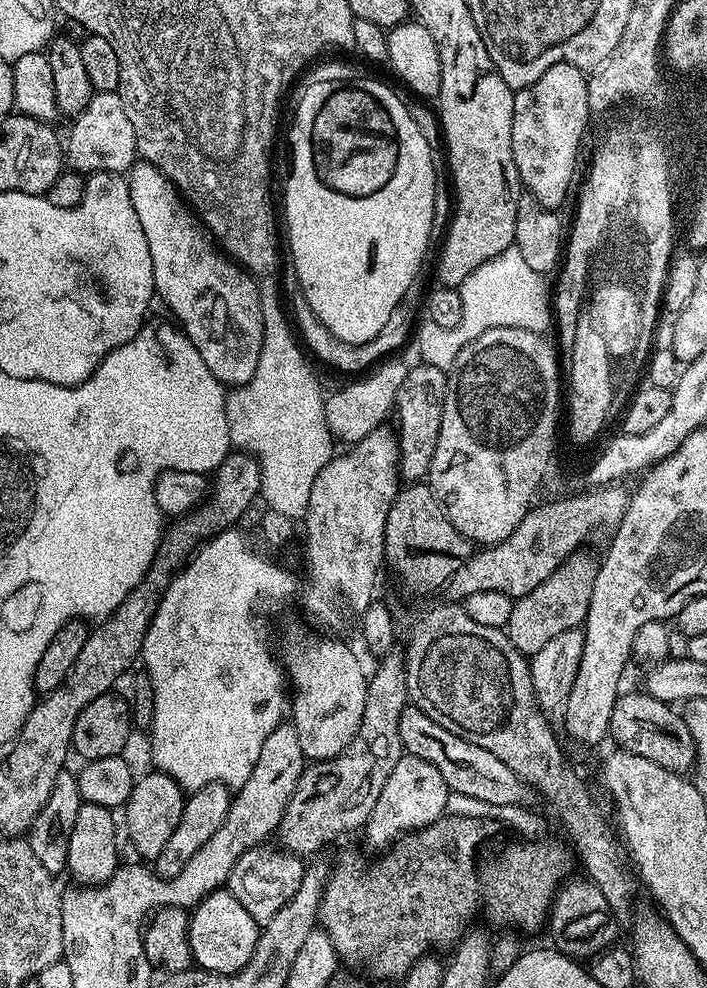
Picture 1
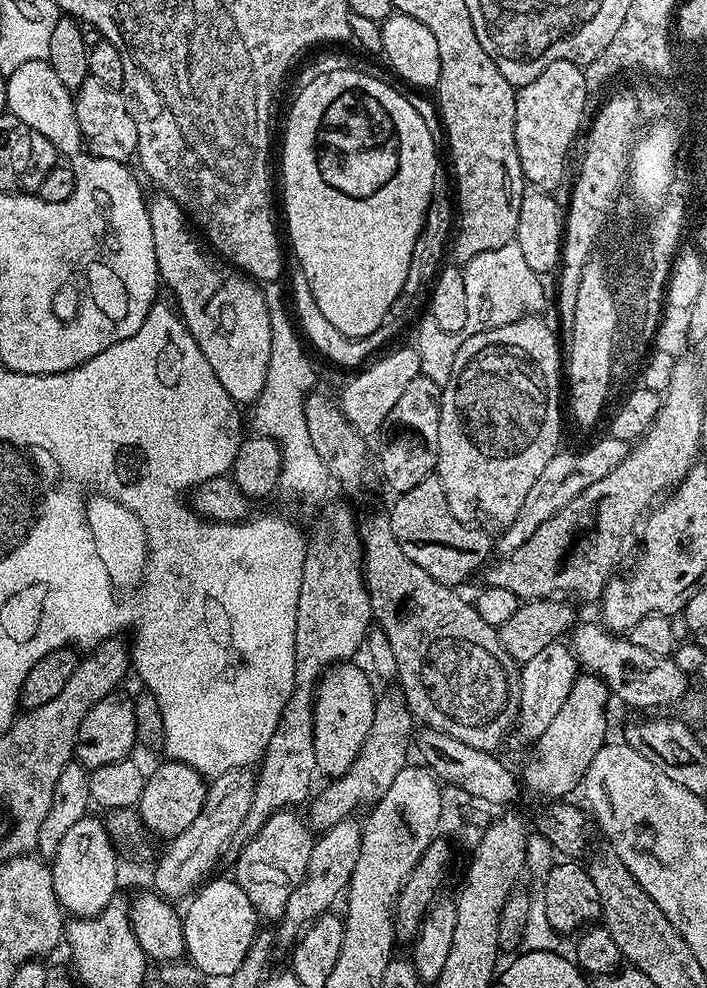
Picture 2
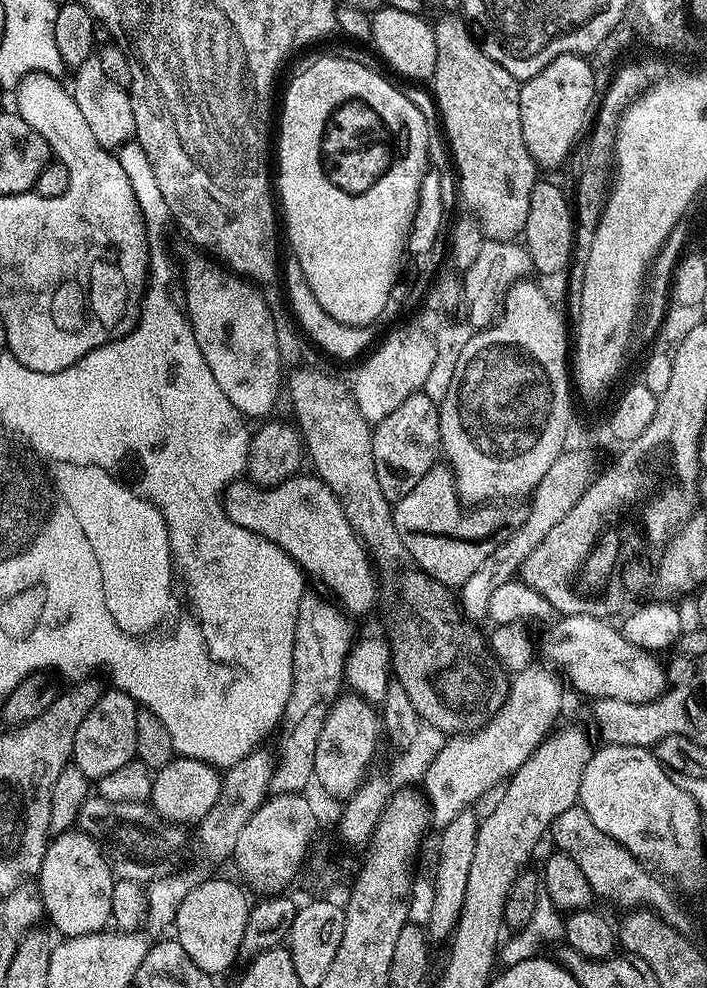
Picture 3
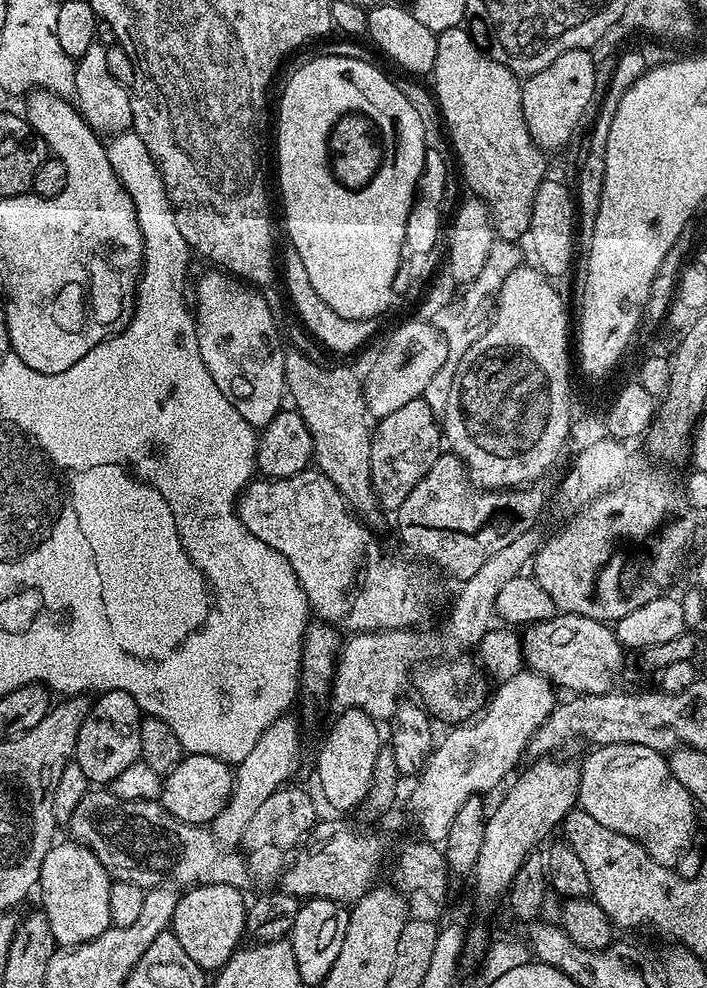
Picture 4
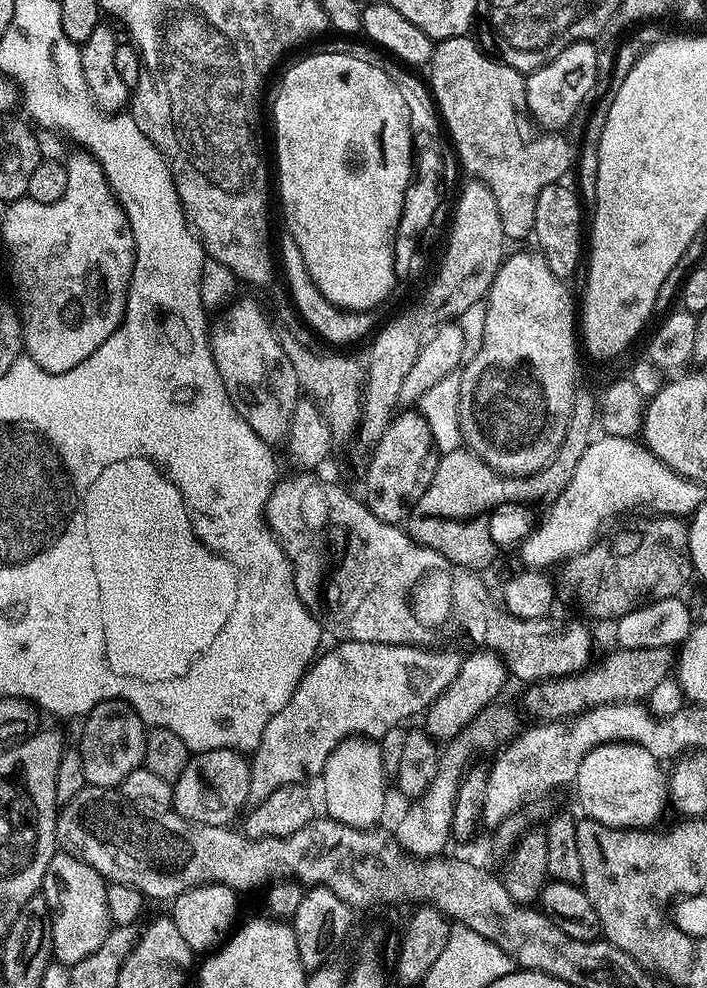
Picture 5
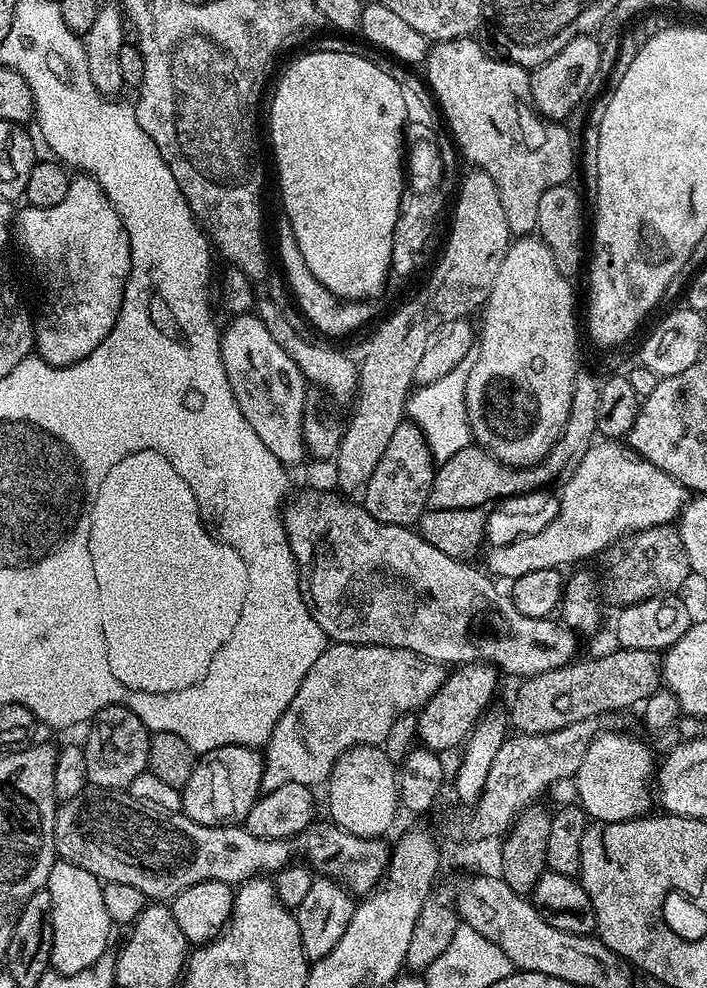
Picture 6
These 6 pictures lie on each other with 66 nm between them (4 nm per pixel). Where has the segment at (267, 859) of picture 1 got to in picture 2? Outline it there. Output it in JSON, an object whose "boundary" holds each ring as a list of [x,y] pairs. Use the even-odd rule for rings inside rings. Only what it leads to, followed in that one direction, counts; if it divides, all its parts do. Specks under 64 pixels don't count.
{"boundary":[[[295,811],[276,812],[256,831],[255,836],[236,856],[234,879],[242,894],[252,903],[257,917],[279,917],[286,906],[286,898],[302,882],[306,874],[306,862],[310,860],[313,835],[303,819],[295,816]]]}

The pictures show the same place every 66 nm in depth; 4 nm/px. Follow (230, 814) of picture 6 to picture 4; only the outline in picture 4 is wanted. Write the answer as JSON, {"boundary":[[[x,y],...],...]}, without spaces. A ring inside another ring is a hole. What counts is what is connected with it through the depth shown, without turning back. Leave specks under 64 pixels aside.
{"boundary":[[[188,754],[163,777],[158,800],[171,816],[178,818],[182,823],[208,826],[232,796],[233,779],[233,769],[226,761],[213,756]]]}

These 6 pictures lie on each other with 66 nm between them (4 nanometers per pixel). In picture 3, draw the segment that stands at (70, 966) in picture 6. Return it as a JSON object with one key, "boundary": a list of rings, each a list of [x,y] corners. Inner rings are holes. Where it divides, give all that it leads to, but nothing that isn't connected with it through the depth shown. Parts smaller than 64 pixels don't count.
{"boundary":[[[73,830],[53,835],[42,858],[39,880],[38,891],[44,901],[44,916],[57,933],[61,932],[61,937],[89,936],[92,932],[102,932],[109,927],[114,873],[100,842],[90,834]]]}

